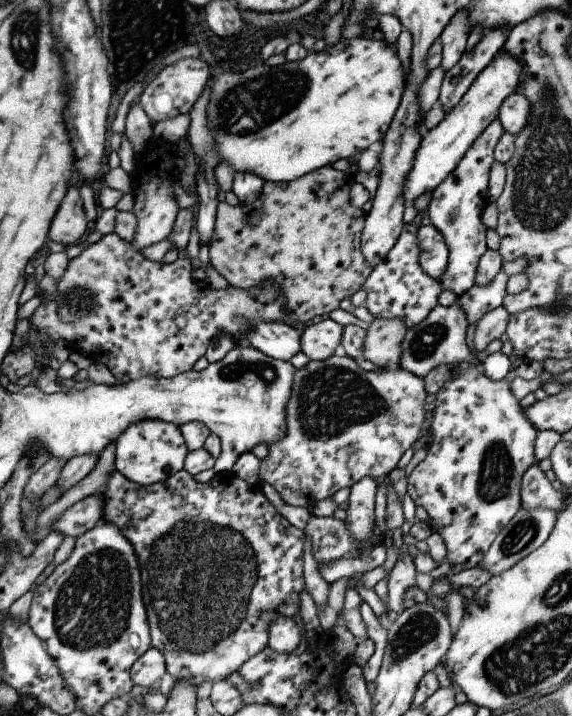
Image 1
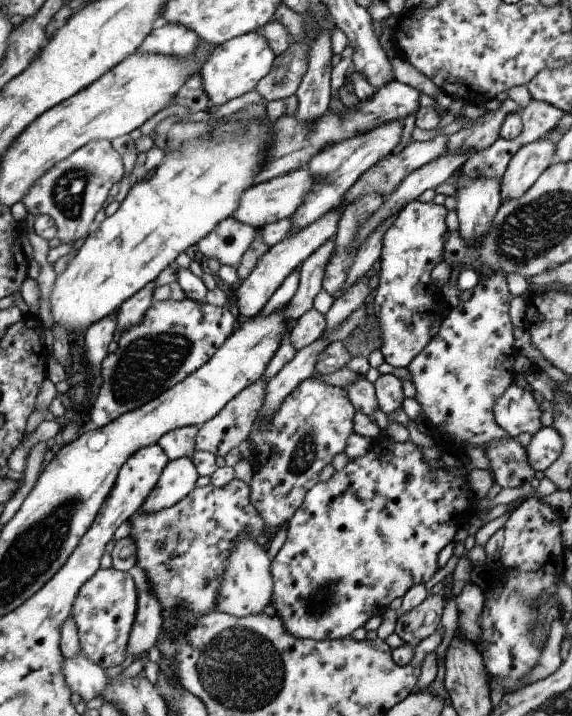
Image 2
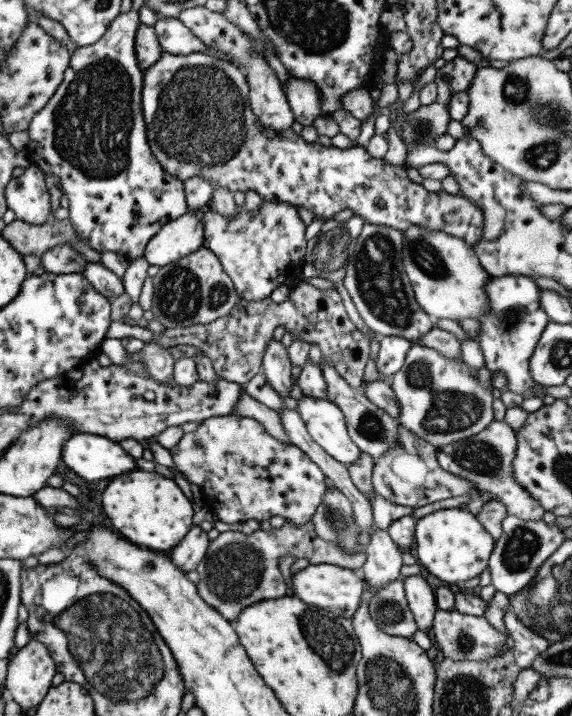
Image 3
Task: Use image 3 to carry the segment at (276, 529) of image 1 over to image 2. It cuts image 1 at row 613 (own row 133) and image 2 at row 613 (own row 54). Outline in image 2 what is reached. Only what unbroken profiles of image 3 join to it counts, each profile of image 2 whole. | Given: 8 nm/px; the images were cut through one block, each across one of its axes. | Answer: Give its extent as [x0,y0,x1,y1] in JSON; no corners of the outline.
[126,479,270,637]

